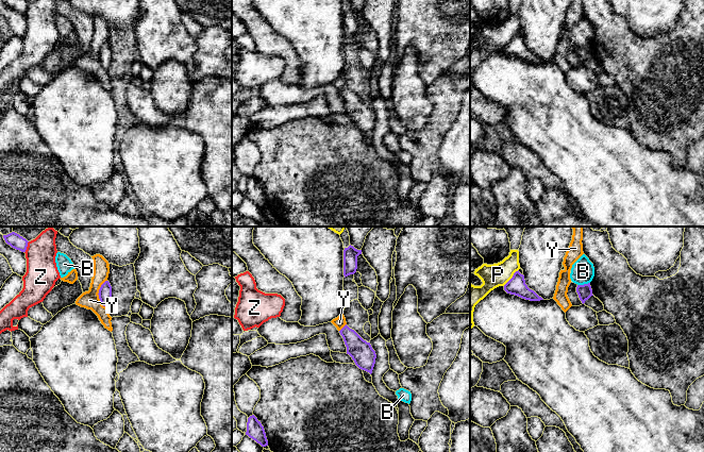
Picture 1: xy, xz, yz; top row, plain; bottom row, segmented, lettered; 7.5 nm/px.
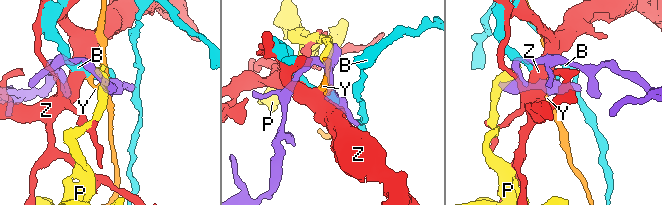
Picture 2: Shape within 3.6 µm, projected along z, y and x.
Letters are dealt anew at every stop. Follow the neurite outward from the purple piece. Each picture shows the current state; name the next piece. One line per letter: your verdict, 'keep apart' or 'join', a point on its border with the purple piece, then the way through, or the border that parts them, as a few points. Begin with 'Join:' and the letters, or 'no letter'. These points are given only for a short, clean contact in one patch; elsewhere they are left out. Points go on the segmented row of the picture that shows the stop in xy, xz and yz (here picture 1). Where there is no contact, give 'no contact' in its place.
Join: no letter
B: keep apart; contact yz (583, 285)
P: keep apart; contact yz (512, 278)
Y: keep apart; contact xy (98, 294); border xy (105, 280), (99, 289), (98, 298), (106, 308)
Z: keep apart; contact xy (27, 246); border xy (29, 241), (24, 252)

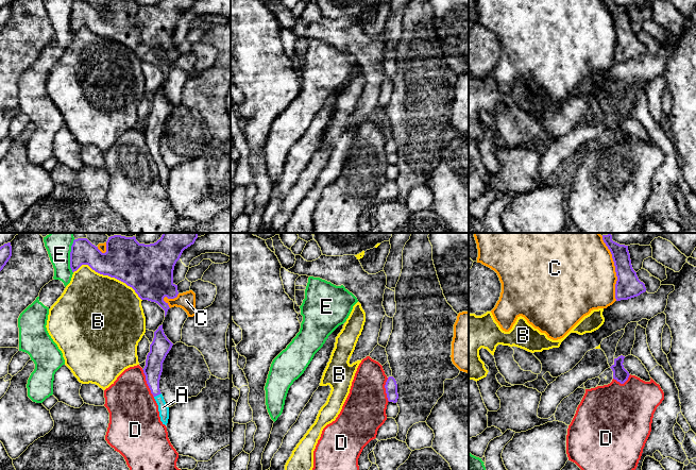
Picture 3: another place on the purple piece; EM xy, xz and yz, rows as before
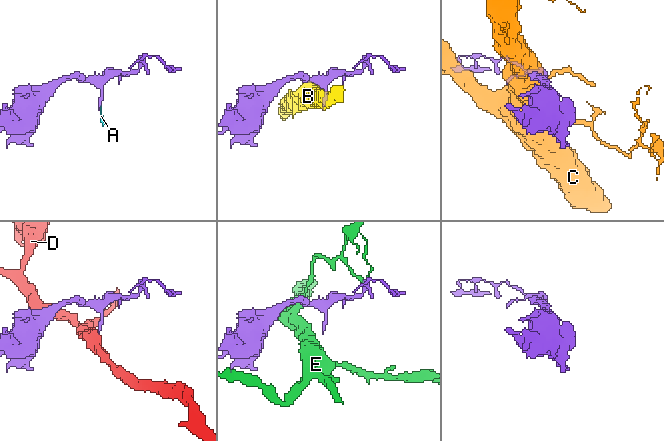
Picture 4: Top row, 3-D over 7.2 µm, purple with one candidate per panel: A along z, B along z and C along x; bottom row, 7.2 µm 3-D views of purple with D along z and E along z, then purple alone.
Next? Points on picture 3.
Join: A
A: join; contact xy (157, 395); way xy (153, 368), (153, 385), (157, 395), (163, 407)
B: keep apart; contact xy (108, 275)
C: keep apart; contact yz (615, 268)
D: keep apart; contact xy (147, 383); border xy (141, 369), (153, 397)
E: keep apart; contact xy (70, 256)

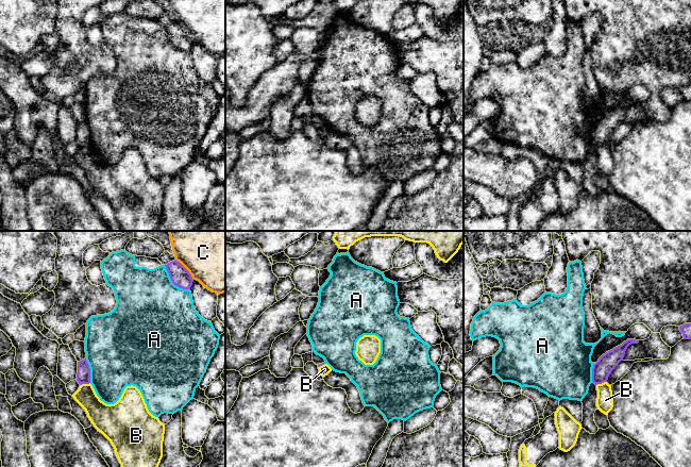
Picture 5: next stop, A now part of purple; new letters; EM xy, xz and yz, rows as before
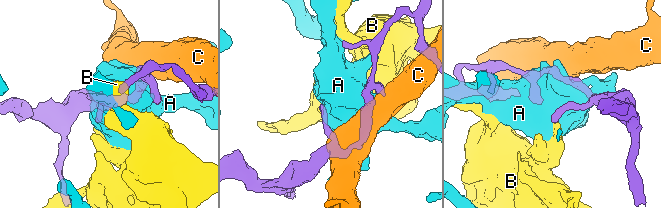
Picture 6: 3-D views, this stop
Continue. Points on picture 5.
Join: no letter
A: keep apart; contact xy (172, 282)
B: keep apart; contact xy (84, 383); border xy (89, 382), (80, 385)
C: keep apart; contact xy (186, 269)

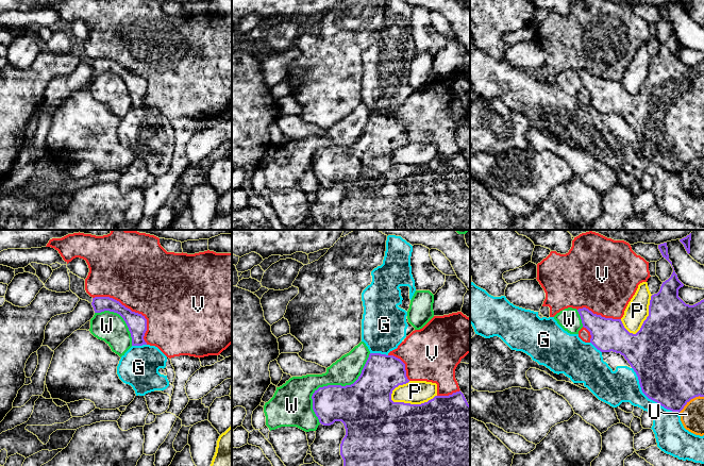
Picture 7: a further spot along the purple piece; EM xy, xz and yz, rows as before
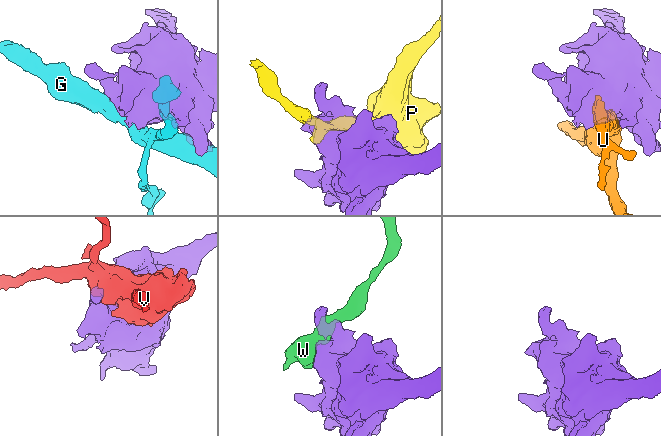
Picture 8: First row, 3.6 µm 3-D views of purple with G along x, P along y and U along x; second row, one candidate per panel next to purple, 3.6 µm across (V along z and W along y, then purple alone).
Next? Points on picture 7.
Join: no letter
G: keep apart; contact yz (649, 398)
P: keep apart; contact xz (413, 404)
U: keep apart; contact yz (690, 399)
V: keep apart; contact xy (131, 311)
W: keep apart; contact xz (333, 385)

